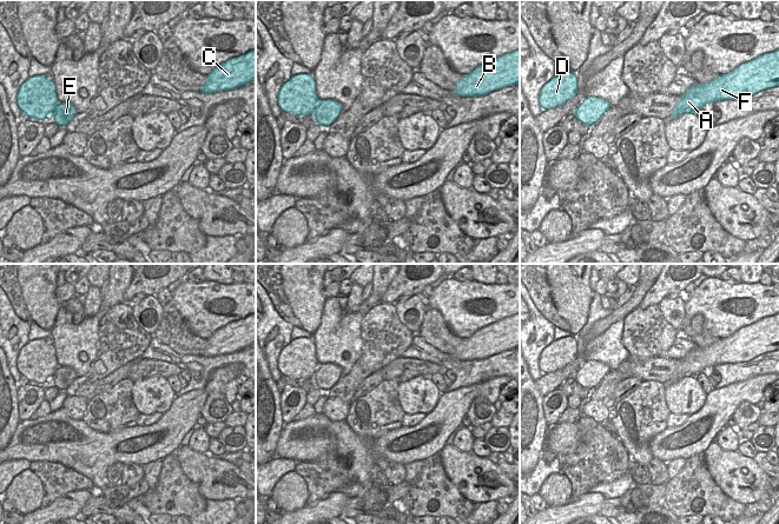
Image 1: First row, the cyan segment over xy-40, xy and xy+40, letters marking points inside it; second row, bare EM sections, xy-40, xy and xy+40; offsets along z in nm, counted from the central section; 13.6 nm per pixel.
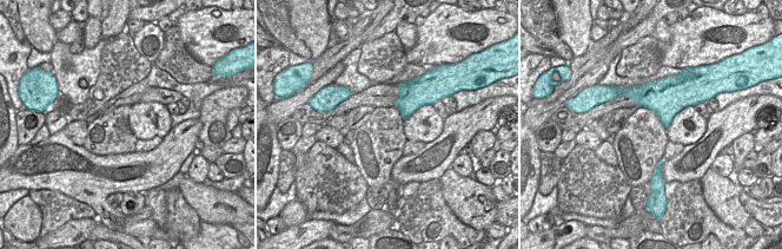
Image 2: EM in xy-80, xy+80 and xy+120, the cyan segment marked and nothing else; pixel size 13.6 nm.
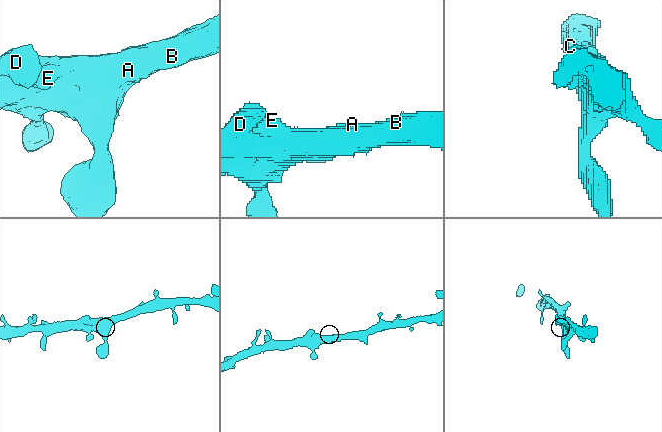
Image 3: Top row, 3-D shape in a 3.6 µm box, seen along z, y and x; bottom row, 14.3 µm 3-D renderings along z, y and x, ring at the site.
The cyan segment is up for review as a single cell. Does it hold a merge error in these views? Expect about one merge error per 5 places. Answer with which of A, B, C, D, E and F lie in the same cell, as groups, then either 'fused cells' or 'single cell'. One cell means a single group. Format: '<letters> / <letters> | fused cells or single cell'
A B C D E F | single cell

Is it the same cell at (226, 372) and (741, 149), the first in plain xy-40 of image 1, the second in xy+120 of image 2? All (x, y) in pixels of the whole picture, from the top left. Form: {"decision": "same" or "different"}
{"decision": "same"}

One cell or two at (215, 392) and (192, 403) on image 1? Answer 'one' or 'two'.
two

